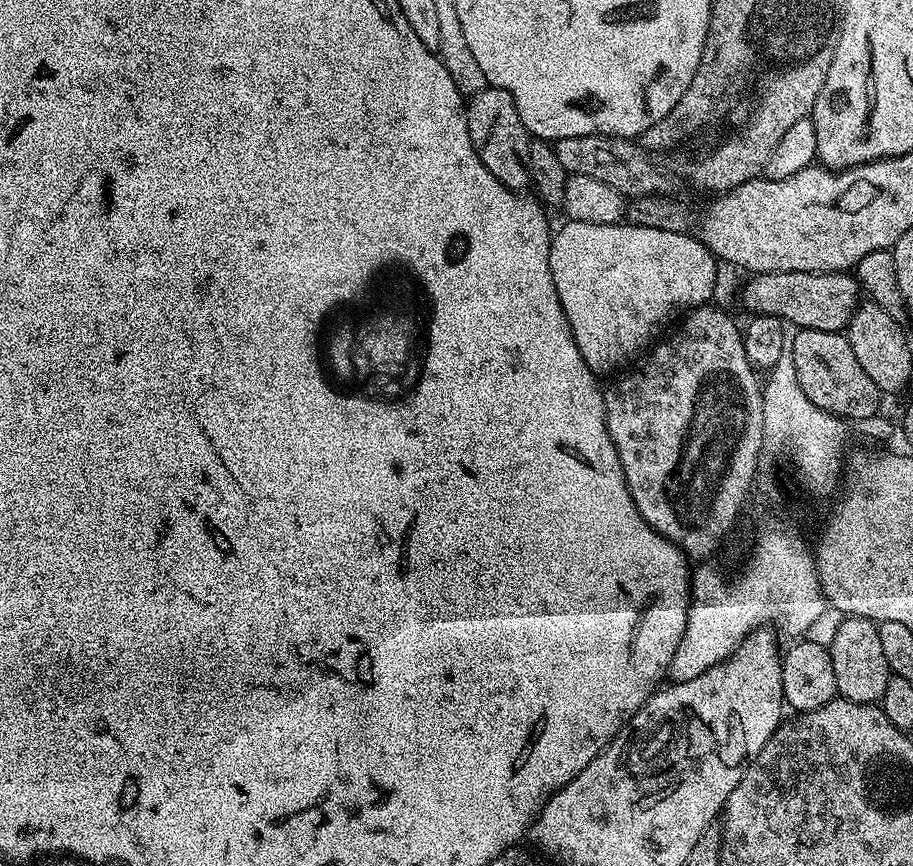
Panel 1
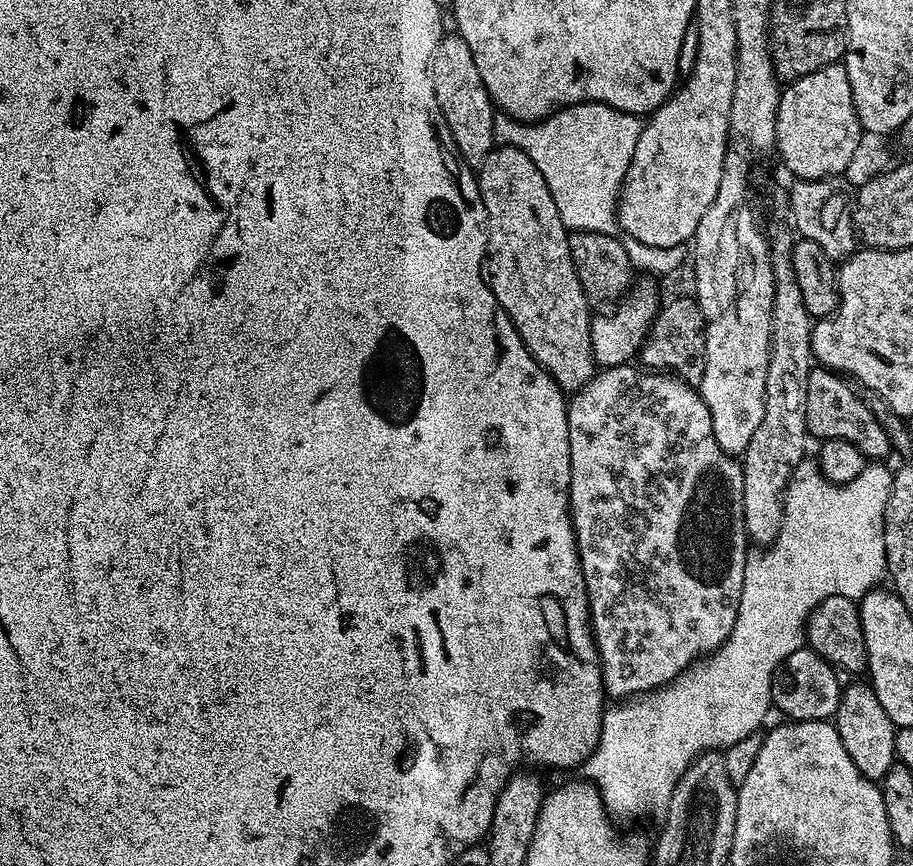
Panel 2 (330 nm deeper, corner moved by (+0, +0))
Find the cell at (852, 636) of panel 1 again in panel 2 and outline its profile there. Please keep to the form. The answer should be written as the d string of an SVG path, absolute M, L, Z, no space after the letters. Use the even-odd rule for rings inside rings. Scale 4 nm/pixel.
M871 683L852 684L840 693L838 710L834 723L838 730L838 738L842 738L842 746L846 746L846 754L850 754L850 762L858 768L868 780L883 781L884 775L897 763L896 734L897 727L890 722L886 710L878 703Z

